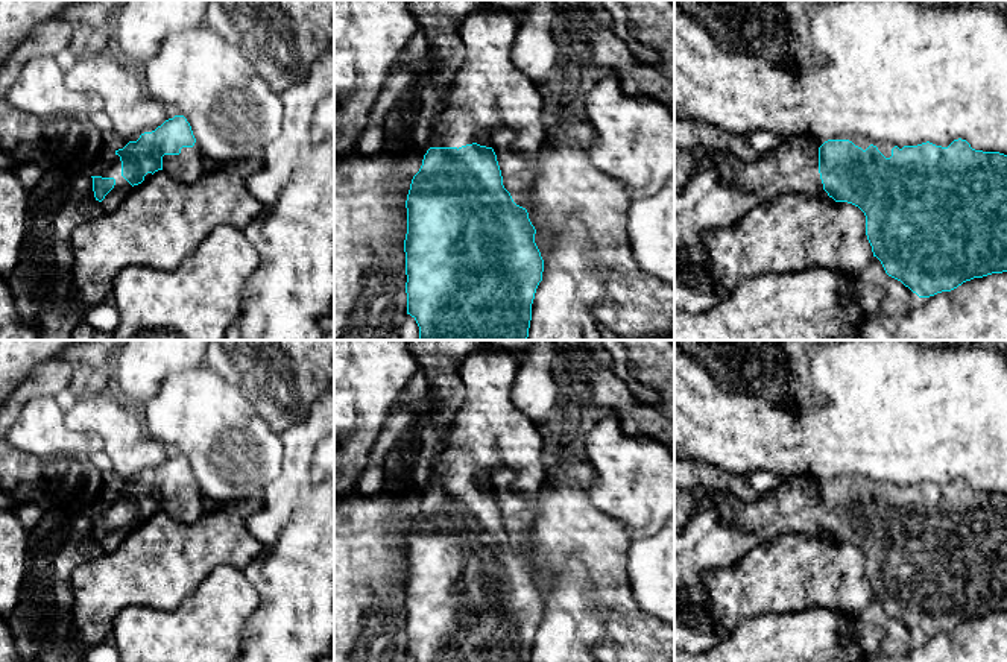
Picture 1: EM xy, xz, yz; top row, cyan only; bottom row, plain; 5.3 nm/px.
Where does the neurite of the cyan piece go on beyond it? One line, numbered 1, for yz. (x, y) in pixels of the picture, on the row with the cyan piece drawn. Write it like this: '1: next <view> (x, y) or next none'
1: next yz (792, 167)

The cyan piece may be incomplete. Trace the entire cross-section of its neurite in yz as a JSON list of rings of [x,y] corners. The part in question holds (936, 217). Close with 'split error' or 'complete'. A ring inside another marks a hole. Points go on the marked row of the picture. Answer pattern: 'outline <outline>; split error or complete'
outline [[[813,134],[791,135],[776,147],[761,153],[753,162],[728,156],[734,181],[723,184],[711,158],[705,158],[685,187],[674,191],[674,278],[680,273],[679,251],[685,247],[691,263],[708,261],[703,235],[714,228],[731,228],[735,220],[762,202],[779,196],[802,194],[832,197],[858,206],[866,216],[866,235],[885,273],[919,298],[951,292],[966,281],[1007,272],[1007,155],[975,150],[966,140],[954,140],[948,147],[930,141],[892,149],[885,158],[876,146],[866,150],[849,140],[828,140],[819,149]]]; split error

